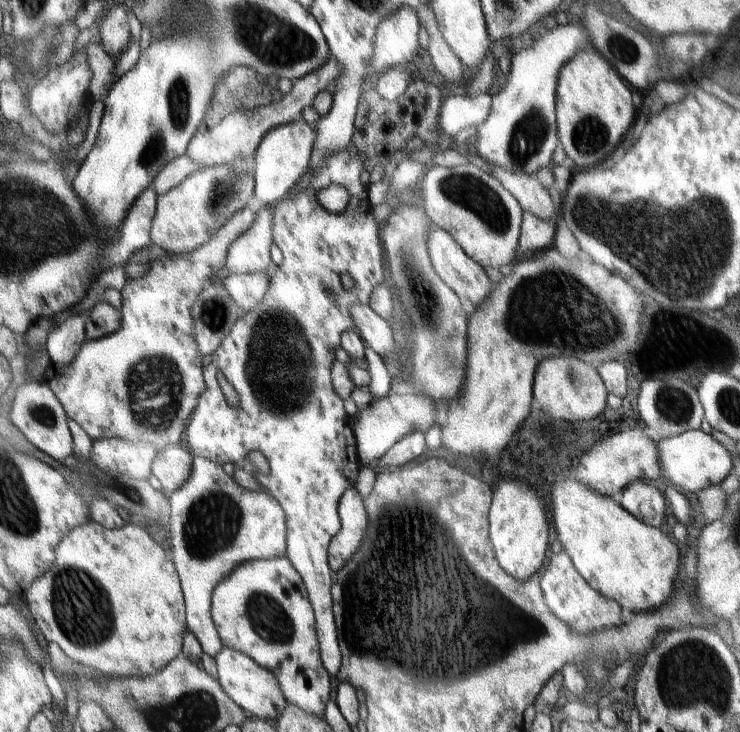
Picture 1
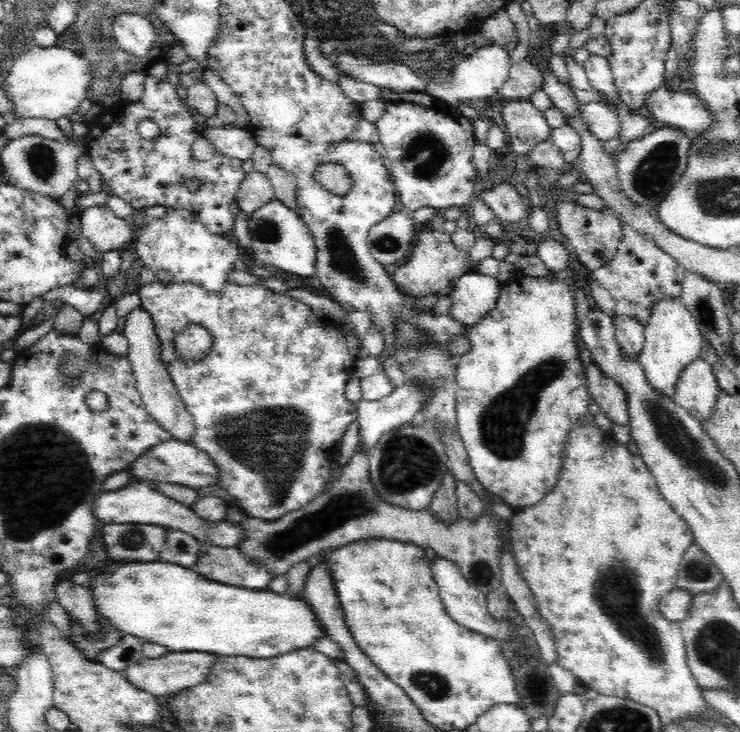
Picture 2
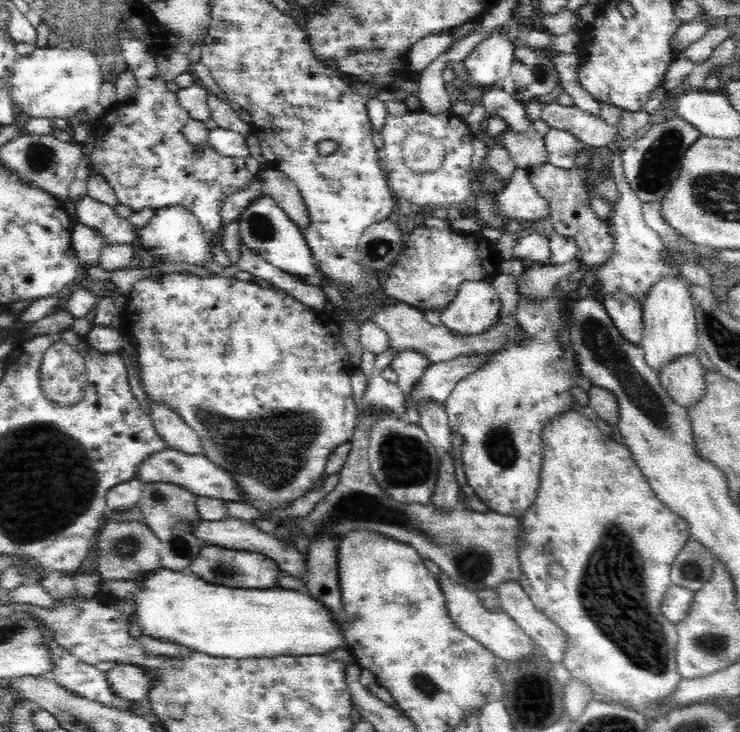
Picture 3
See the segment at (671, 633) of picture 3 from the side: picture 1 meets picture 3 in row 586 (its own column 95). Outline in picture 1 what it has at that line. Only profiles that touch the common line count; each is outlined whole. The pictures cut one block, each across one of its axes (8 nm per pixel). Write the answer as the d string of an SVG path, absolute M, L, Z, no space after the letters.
M92 520L88 524L73 528L57 544L54 564L42 576L39 576L25 592L23 599L30 609L30 614L40 628L47 642L56 643L66 656L78 665L86 665L101 672L106 677L142 678L162 670L172 659L181 656L183 634L187 630L185 602L178 573L172 562L170 552L165 551L148 535L146 529L133 524L124 525L119 529L107 529Z

